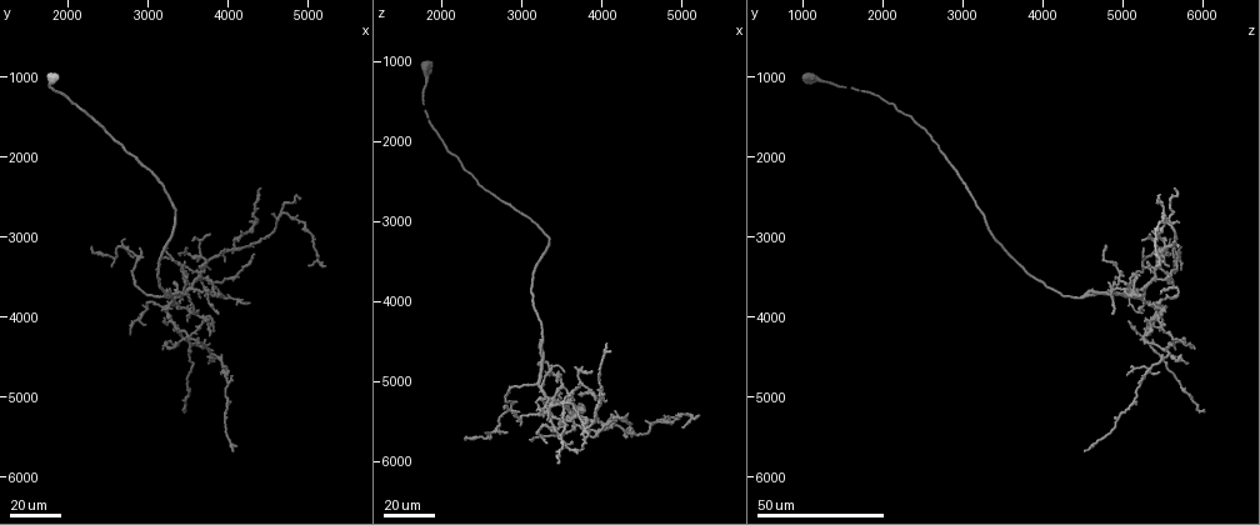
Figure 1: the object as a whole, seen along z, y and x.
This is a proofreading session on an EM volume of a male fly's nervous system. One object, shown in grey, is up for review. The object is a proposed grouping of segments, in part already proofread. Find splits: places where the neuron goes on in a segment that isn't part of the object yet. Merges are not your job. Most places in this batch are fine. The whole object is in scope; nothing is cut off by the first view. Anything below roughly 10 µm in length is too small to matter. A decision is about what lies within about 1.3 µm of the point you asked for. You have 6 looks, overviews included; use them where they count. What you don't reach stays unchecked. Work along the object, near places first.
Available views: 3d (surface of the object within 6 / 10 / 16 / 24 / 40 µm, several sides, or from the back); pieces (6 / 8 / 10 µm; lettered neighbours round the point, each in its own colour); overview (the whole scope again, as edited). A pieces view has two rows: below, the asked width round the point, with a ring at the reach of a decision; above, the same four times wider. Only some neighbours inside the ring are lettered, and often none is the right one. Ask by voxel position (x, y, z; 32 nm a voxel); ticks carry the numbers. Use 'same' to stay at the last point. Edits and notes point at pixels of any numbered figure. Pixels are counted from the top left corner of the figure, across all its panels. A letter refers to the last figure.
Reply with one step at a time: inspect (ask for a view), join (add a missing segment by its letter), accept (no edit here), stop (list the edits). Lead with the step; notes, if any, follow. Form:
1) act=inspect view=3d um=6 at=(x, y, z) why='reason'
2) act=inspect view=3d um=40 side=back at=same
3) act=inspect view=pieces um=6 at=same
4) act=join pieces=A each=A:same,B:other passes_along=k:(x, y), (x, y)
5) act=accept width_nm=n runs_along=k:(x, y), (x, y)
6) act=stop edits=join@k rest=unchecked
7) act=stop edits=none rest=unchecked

act=inspect view=3d um=40 at=(5250, 3350, 5450) why='thin end'

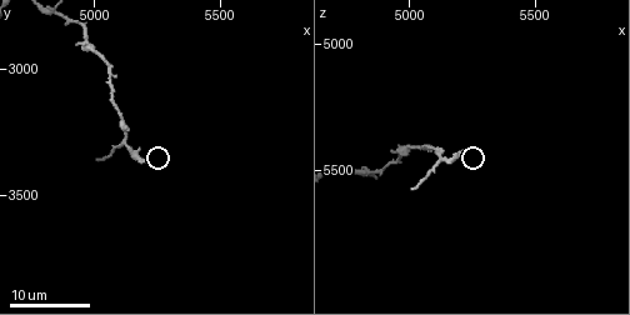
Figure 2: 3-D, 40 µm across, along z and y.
act=inspect view=pieces um=6 at=(5210, 3370, 5430) why='what lies round it'

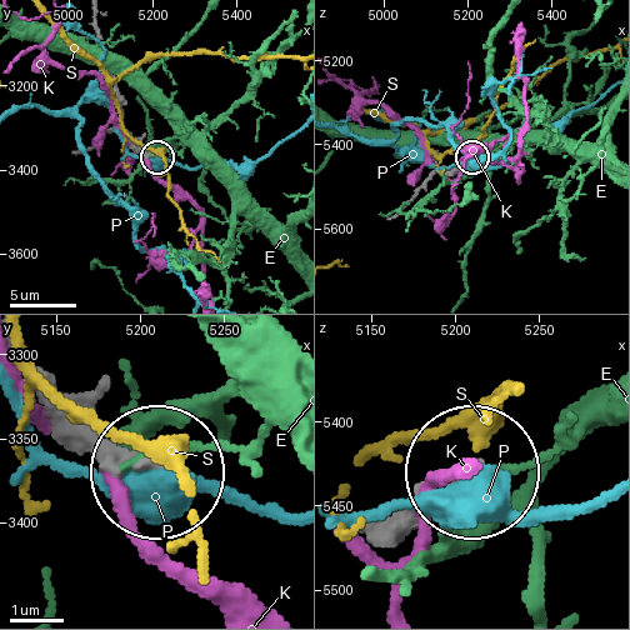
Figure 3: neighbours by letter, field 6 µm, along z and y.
act=accept each=E:other,K:other,P:other,S:other found='none of them fits'

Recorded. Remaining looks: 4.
act=inspect view=3d um=24 at=(4900, 2550, 5450) why='an open end'

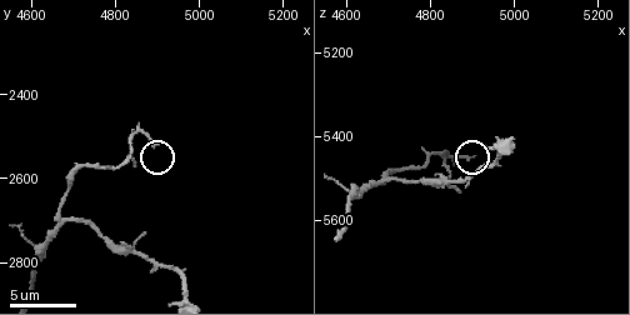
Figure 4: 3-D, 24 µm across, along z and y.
act=inspect view=pieces um=10 at=(4905, 2515, 5445)

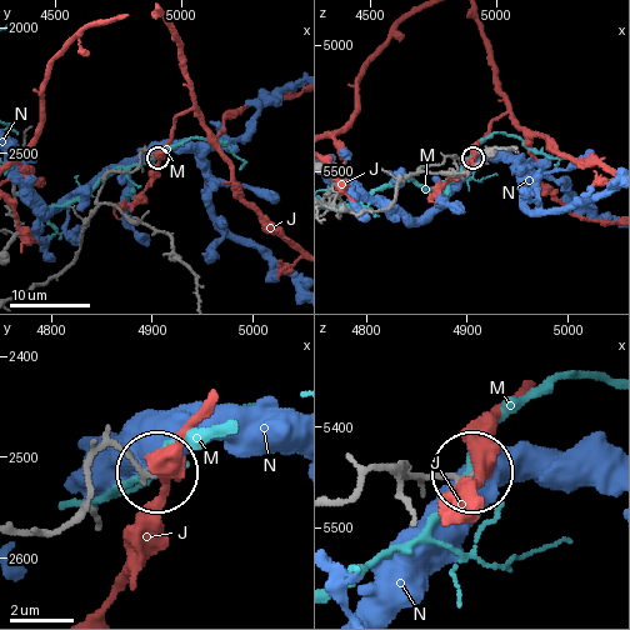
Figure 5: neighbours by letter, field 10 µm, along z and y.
act=accept each=J:other,M:other,N:other found='none of them fits'

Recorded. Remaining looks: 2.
act=inspect view=3d um=40 at=(3900, 3950, 4850) why='end of a long branch'

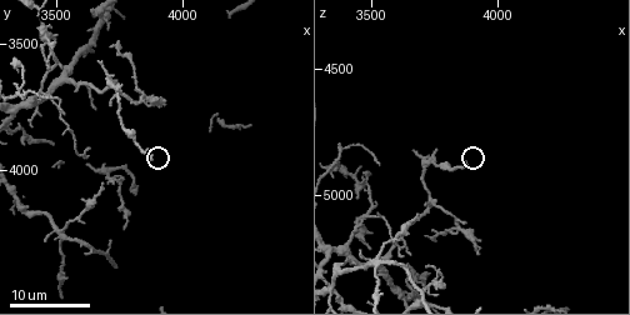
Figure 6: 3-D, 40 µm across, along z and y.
act=inspect view=pieces um=10 at=(3870, 3950, 4870)

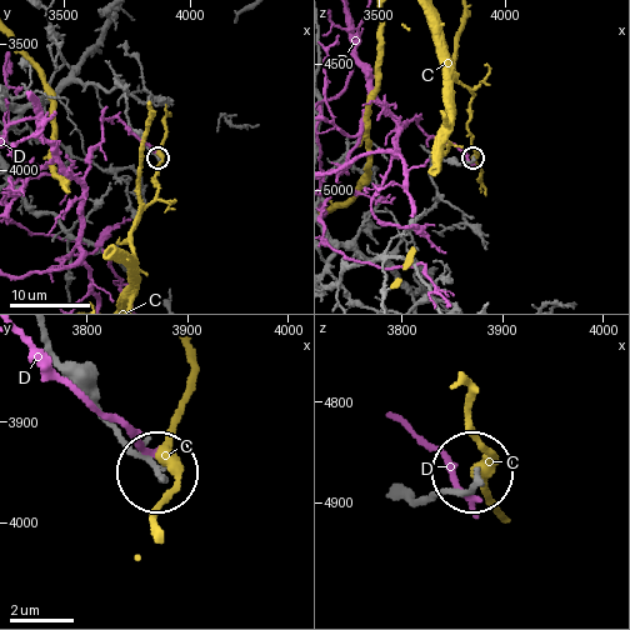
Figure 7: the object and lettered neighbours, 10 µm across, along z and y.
act=accept each=C:other,D:other runs_along=7:(40, 335), (105, 424), (159, 473) found='no lettered segment goes on from it'

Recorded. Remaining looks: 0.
act=stop edits=none rest=unchecked

